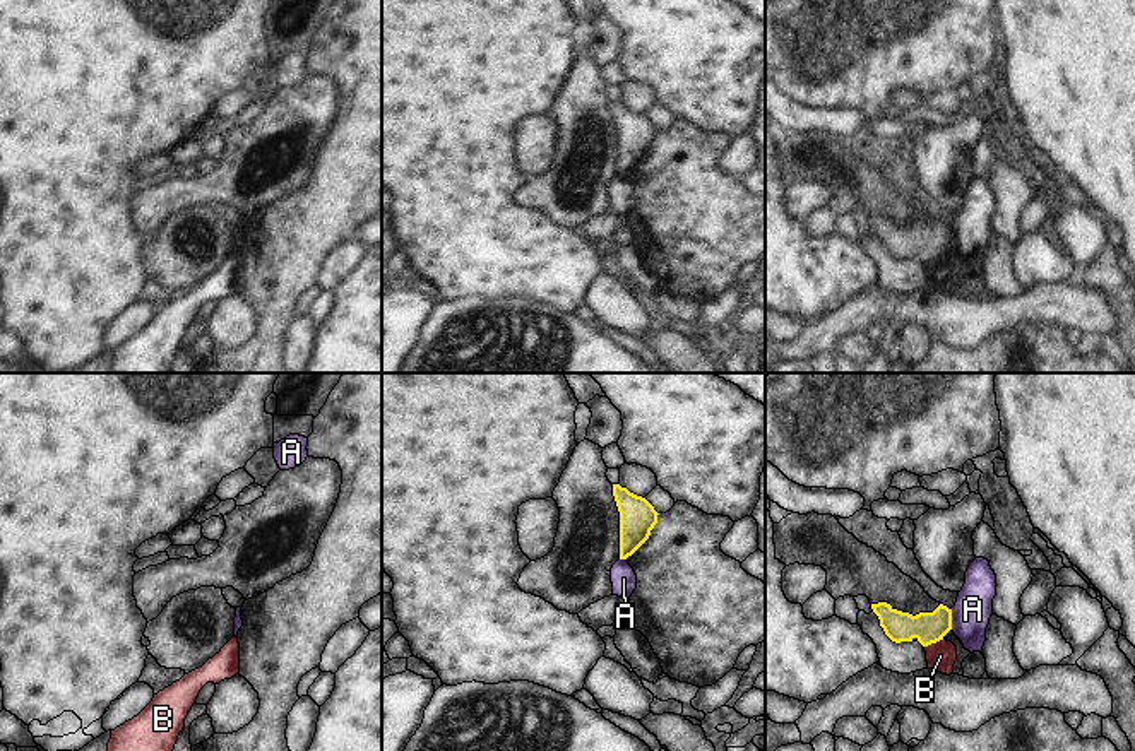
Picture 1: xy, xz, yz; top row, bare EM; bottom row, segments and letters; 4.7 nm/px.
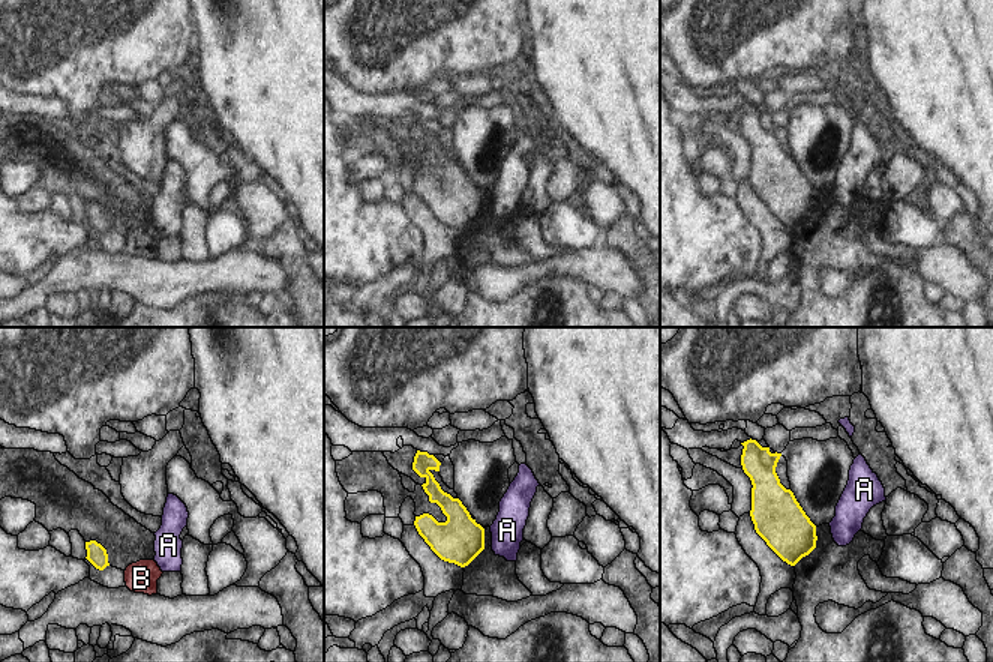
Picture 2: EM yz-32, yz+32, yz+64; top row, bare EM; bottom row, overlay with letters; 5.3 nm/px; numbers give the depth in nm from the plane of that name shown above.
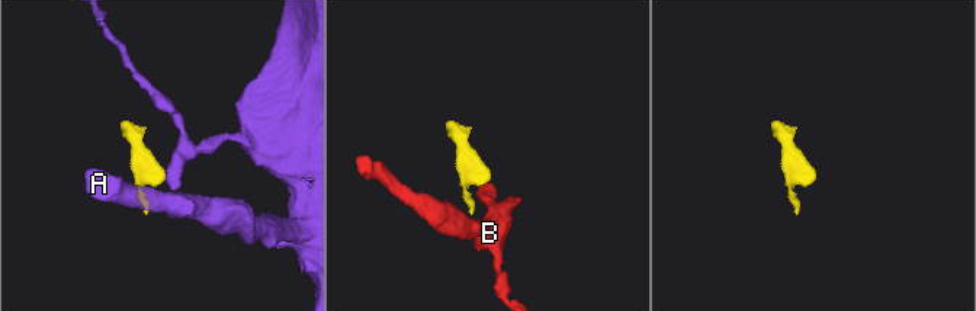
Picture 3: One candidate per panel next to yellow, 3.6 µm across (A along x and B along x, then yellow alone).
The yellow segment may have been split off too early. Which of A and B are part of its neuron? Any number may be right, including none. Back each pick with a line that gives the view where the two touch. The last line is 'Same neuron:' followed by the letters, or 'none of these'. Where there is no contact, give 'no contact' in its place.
Same neuron: none of these

